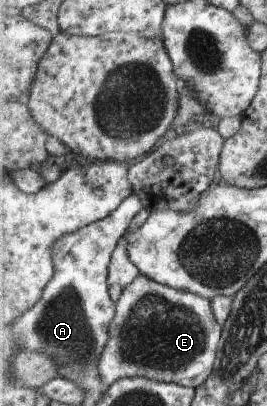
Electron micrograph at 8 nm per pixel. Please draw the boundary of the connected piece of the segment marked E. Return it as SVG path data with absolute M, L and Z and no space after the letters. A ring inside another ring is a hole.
M140 273L123 290L116 306L117 313L109 328L111 337L100 357L99 367L104 385L111 387L124 377L142 377L197 389L214 372L223 325L216 318L211 299L189 290L178 290L160 284Z

